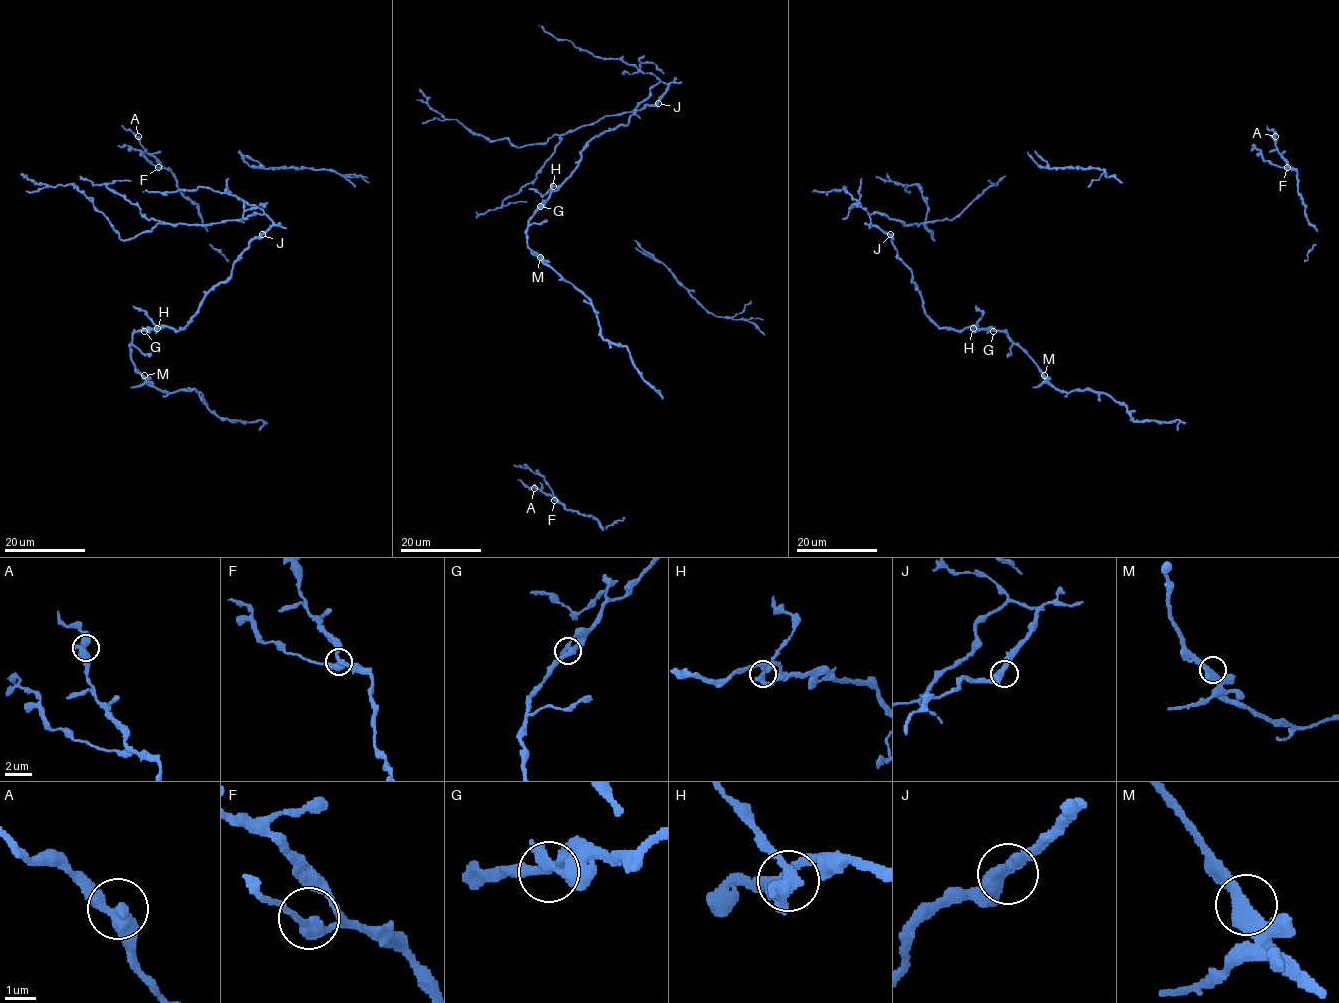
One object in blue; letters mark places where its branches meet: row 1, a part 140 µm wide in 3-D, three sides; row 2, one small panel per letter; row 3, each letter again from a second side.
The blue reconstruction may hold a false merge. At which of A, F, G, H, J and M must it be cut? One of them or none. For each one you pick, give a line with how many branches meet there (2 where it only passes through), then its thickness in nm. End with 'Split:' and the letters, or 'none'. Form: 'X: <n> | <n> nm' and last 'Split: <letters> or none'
H: 2 | 380 nm
Split: H

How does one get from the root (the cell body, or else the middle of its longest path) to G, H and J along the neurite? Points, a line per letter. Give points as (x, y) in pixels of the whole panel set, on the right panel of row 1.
G: (888, 217), (869, 214), (870, 222), (892, 238), (897, 256), (911, 272), (923, 311), (940, 328), (993, 331)
H: (888, 217), (869, 214), (892, 238), (923, 311), (940, 328), (973, 329)
J: (888, 217), (877, 212), (869, 214), (872, 224), (890, 234)

